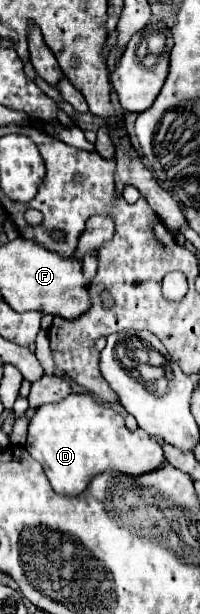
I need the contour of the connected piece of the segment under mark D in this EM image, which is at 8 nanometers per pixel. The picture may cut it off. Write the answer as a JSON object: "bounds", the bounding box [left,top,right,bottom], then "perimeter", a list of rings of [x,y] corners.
{"bounds":[25,394,165,496],"perimeter":[[[69,394],[61,402],[39,406],[29,422],[25,450],[45,468],[53,490],[63,496],[81,494],[91,478],[103,470],[117,468],[129,476],[139,476],[165,462],[157,440],[141,428],[129,432],[123,416],[91,394]]]}

